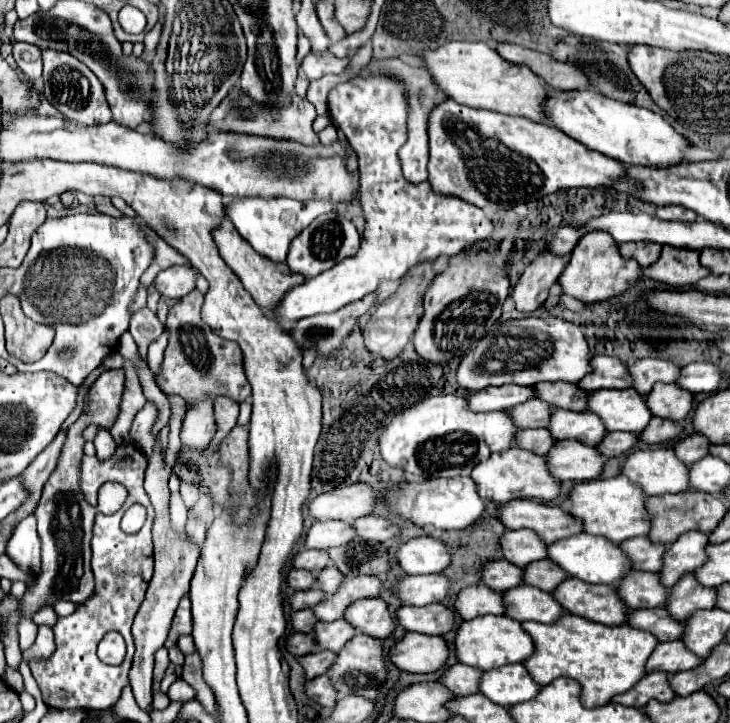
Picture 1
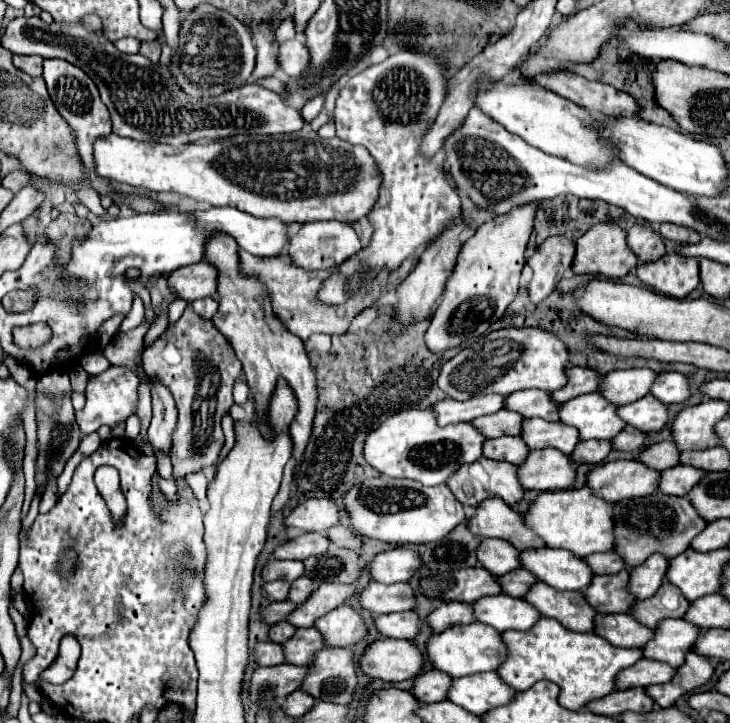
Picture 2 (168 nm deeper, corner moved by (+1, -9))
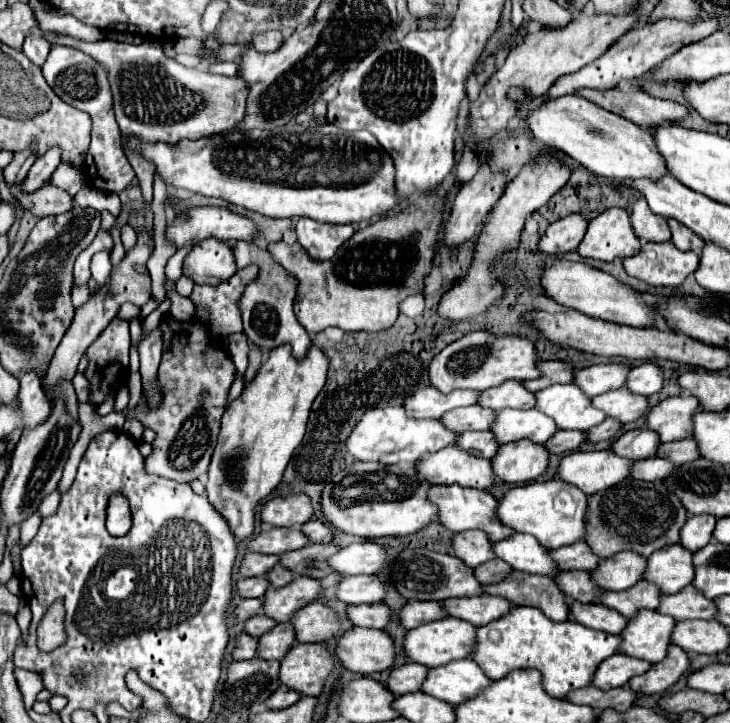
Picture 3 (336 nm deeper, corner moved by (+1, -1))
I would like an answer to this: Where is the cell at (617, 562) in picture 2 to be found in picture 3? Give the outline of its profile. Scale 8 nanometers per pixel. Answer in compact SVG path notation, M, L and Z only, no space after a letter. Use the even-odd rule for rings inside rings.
M575 543L571 547L561 547L551 551L553 559L557 559L559 569L569 571L569 569L585 569L585 571L593 571L599 567L599 563L603 561L601 557L597 557L591 547L587 543Z

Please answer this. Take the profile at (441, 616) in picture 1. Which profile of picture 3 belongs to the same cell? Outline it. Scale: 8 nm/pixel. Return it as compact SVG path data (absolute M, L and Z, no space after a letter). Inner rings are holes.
M373 603L373 605L351 605L347 609L349 619L353 621L353 625L359 627L373 627L373 629L385 629L393 615L391 609L385 603Z

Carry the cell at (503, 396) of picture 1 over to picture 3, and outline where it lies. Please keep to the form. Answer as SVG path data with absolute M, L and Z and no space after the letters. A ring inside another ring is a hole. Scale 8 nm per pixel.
M425 387L415 391L415 395L411 395L403 407L407 407L407 415L415 419L439 419L451 409L475 405L477 401L479 401L479 391L459 389L445 395L435 391L435 387Z

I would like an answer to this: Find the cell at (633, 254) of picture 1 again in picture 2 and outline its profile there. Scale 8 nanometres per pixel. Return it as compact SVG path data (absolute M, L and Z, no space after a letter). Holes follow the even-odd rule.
M637 223L627 231L627 243L639 261L655 261L665 253L665 239L643 223Z

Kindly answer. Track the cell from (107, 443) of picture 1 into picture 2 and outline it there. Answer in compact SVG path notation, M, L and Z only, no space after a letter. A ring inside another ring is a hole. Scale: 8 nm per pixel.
M101 467L95 473L95 485L103 495L111 515L115 515L115 519L123 519L127 503L123 503L123 491L119 491L119 473L113 467Z

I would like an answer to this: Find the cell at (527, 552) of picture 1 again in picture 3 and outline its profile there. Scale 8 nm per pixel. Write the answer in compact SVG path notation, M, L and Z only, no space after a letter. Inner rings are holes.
M463 531L455 535L455 547L453 553L463 559L469 567L479 567L481 563L487 563L495 559L493 541L485 531Z

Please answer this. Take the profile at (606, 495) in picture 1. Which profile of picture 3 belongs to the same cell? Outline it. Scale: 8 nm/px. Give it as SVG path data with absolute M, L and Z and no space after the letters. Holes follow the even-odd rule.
M561 479L545 483L535 481L521 487L513 487L499 501L499 519L503 519L503 523L507 523L509 527L515 527L515 531L519 533L535 535L539 543L545 543L547 549L559 549L583 541L587 535L585 517L587 517L587 495L579 487L563 483Z

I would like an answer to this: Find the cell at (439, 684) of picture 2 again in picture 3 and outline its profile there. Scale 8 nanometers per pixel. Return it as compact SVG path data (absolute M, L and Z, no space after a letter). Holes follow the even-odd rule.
M405 663L403 667L395 667L391 677L387 679L387 687L395 695L405 695L405 693L415 693L421 691L423 681L427 679L429 669L419 663Z

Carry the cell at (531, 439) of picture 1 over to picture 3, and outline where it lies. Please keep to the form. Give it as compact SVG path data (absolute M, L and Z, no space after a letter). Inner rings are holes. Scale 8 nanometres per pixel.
M465 431L459 435L457 447L471 451L471 455L493 459L501 445L491 431Z

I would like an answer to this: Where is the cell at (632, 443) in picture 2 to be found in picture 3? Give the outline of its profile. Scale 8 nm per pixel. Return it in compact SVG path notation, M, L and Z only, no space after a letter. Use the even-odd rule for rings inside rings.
M607 417L599 427L593 427L593 431L587 433L589 441L591 443L599 443L599 441L613 441L621 435L623 431L623 425L617 421L617 419L611 419Z

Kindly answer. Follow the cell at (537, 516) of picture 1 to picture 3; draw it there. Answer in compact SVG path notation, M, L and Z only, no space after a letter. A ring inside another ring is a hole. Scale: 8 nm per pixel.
M433 485L429 491L429 499L439 507L441 523L455 533L461 533L467 529L481 529L481 531L487 531L487 535L491 535L491 541L501 541L515 533L511 527L503 525L497 519L499 501L489 491L469 489L469 487L461 487L461 485Z

